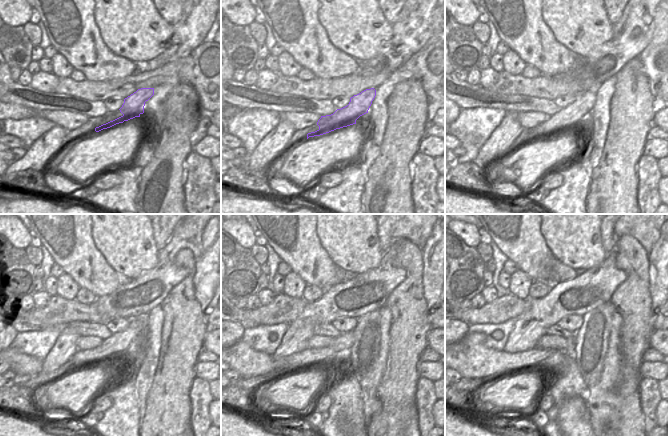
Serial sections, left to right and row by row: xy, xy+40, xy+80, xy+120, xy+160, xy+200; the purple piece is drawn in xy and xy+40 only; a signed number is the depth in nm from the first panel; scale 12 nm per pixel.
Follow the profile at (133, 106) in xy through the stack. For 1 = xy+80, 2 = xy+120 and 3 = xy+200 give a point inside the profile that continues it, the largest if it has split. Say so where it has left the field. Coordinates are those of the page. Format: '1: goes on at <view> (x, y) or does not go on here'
1: goes on at xy+80 (565, 119)
2: goes on at xy+120 (117, 343)
3: goes on at xy+200 (470, 357)

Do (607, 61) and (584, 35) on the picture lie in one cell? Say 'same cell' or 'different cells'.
different cells

